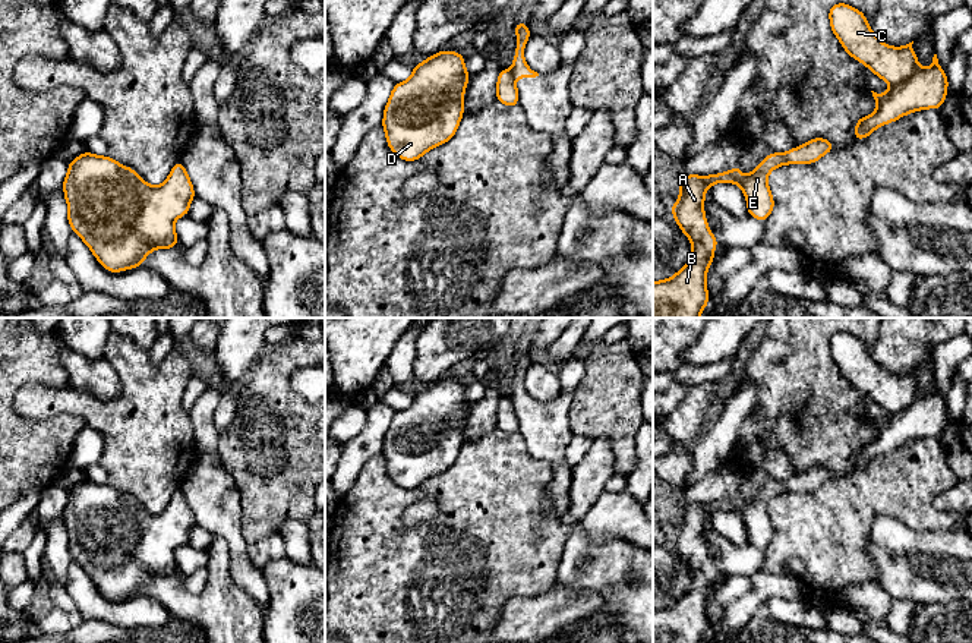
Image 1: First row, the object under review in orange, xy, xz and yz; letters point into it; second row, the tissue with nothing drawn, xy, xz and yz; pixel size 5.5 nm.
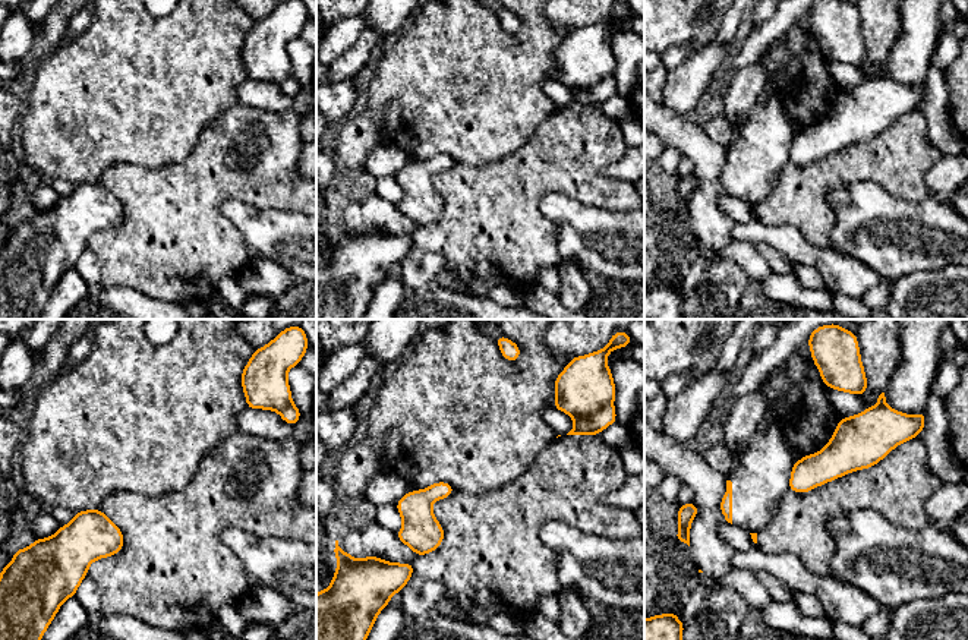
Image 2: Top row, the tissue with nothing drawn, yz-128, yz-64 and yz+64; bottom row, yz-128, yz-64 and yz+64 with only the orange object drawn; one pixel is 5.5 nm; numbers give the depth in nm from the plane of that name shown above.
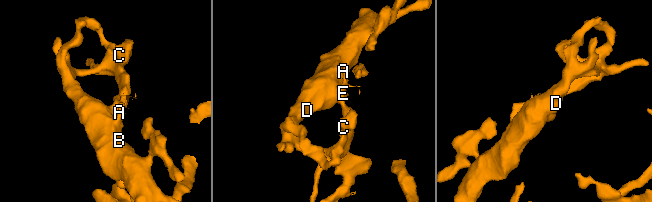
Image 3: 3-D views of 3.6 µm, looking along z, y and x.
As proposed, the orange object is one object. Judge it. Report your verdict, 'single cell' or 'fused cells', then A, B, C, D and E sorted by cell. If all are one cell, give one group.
fused cells; groups A / B C D E

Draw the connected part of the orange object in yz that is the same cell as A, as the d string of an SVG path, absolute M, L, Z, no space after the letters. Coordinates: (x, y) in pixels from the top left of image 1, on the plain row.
M739 492L738 495L725 501L710 504L688 502L678 508L679 526L676 532L670 533L670 539L679 557L692 571L703 571L709 580L713 580L719 573L706 548L704 519L710 517L719 510L741 513L742 507L744 504Z

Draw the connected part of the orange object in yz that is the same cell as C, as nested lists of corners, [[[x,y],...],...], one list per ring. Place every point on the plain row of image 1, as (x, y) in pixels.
[[[846,331],[833,332],[829,347],[831,359],[846,381],[890,413],[890,419],[884,422],[871,419],[878,434],[872,442],[856,450],[853,469],[865,467],[877,456],[909,441],[940,438],[946,429],[949,409],[937,382],[931,394],[924,398],[912,378],[913,369],[905,375],[881,371],[871,359],[865,343]]]

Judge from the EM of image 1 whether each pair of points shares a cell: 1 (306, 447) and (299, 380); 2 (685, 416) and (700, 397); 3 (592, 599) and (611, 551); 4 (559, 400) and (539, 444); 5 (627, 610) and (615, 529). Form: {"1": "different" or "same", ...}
{"1": "different", "2": "same", "3": "different", "4": "same", "5": "different"}

